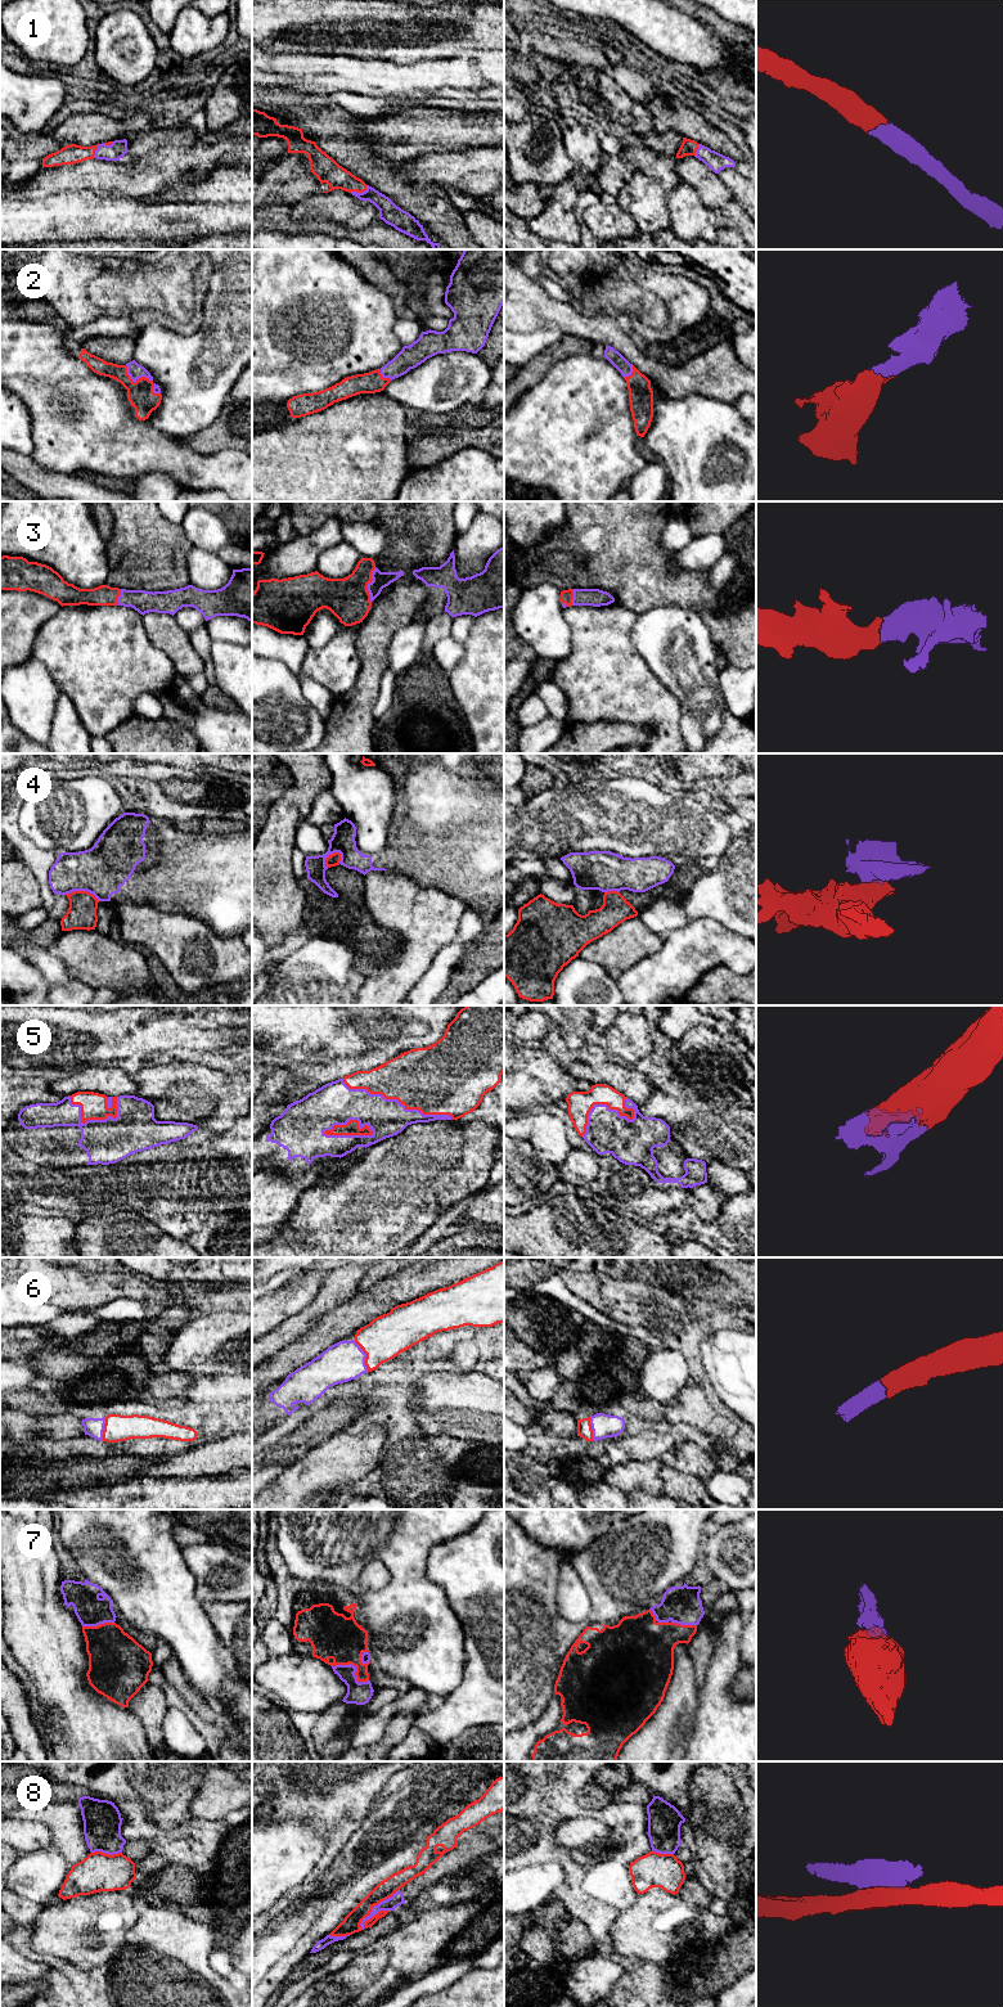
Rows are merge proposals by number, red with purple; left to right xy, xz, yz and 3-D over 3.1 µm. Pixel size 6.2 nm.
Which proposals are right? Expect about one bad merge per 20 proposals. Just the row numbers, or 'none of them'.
1, 2, 3, 5, 6, 7

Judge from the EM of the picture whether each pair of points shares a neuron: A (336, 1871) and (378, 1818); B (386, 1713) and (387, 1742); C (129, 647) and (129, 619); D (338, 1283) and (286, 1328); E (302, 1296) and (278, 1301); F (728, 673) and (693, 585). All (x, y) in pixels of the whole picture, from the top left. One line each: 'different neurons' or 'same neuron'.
A: same neuron
B: different neurons
C: same neuron
D: same neuron
E: same neuron
F: different neurons

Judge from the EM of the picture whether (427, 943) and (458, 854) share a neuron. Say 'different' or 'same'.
different

